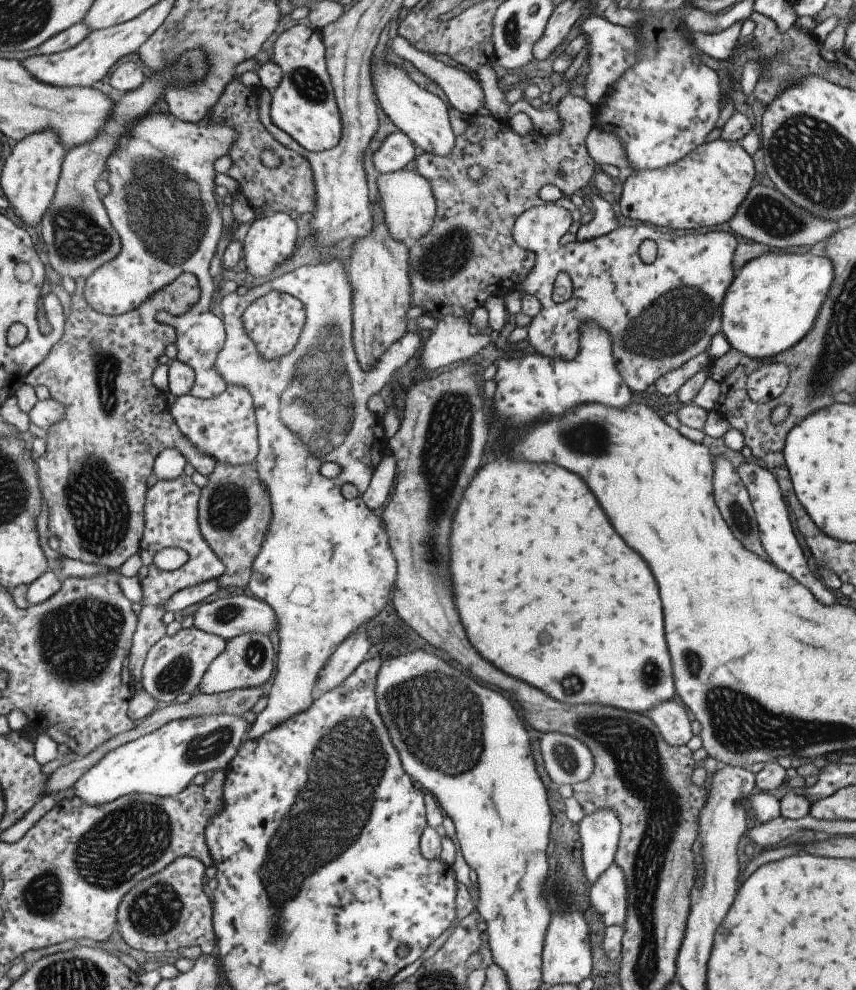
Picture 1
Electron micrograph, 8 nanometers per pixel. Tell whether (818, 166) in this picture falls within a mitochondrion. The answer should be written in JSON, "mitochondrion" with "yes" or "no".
{"mitochondrion":"yes"}

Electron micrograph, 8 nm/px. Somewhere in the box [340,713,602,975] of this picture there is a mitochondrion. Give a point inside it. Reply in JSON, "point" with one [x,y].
{"point":[567,758]}

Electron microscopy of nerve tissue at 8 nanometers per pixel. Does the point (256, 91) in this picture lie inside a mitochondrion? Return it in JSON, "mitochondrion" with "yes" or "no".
{"mitochondrion":"no"}

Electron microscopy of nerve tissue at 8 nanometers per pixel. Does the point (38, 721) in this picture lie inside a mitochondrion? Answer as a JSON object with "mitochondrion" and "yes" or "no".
{"mitochondrion":"no"}

